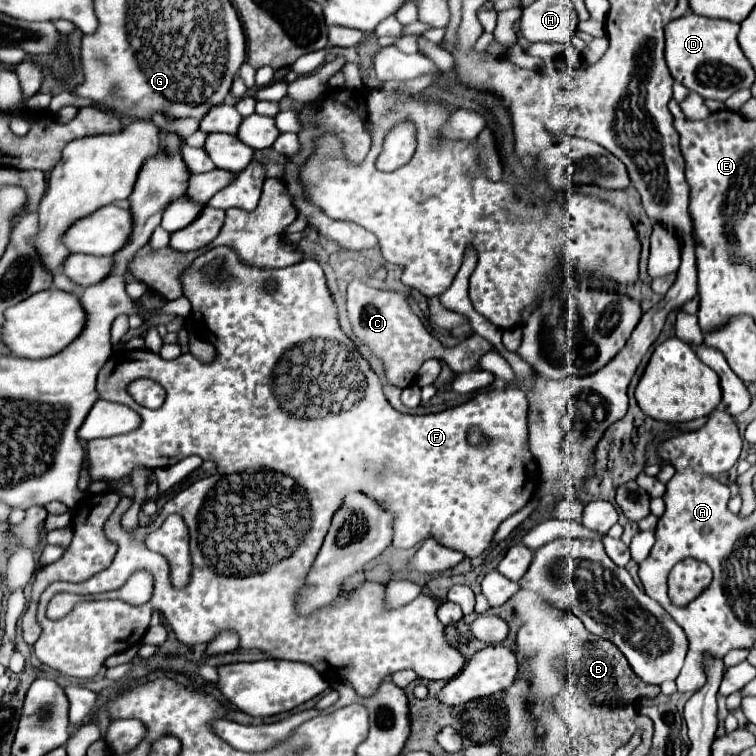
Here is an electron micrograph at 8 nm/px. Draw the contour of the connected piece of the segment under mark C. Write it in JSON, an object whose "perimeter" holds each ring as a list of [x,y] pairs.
{"perimeter":[[[361,282],[351,284],[347,292],[347,314],[353,334],[383,362],[387,382],[401,390],[415,382],[417,370],[429,358],[446,362],[454,373],[460,374],[476,370],[479,358],[493,349],[490,342],[476,333],[453,348],[445,348],[435,336],[427,332],[419,316],[413,314],[403,292],[379,290]]]}

